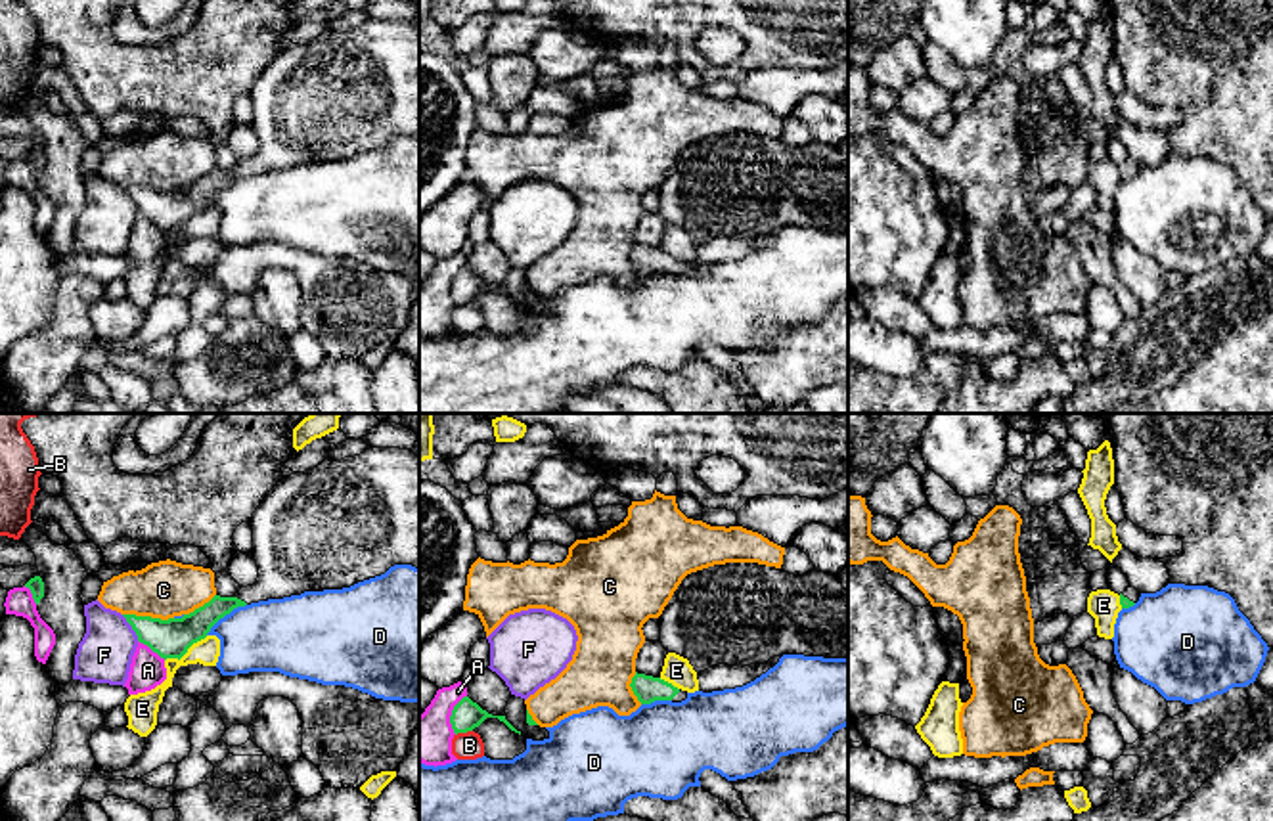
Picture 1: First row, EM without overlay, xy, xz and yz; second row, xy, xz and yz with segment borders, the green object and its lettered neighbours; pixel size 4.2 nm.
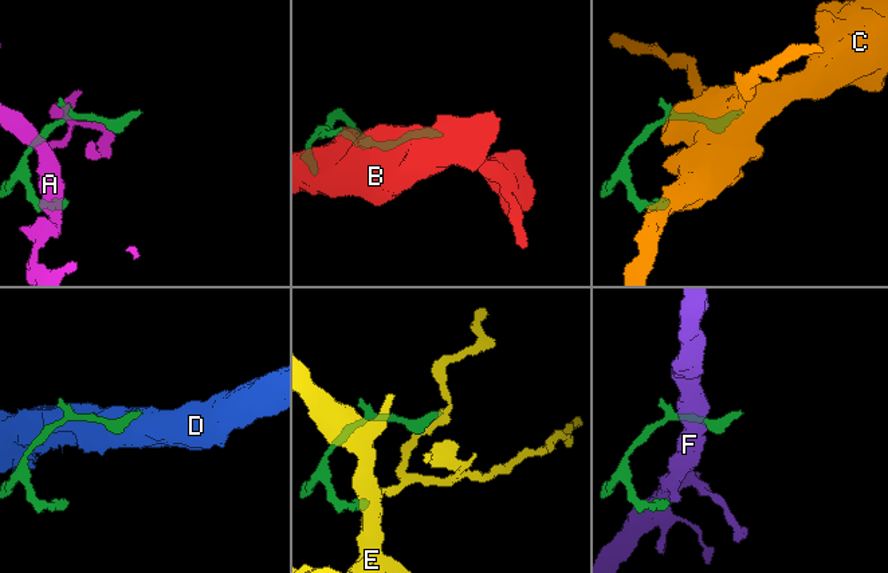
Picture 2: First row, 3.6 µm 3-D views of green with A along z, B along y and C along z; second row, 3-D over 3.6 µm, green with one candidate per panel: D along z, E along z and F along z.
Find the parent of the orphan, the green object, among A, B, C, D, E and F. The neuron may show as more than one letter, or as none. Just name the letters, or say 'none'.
none

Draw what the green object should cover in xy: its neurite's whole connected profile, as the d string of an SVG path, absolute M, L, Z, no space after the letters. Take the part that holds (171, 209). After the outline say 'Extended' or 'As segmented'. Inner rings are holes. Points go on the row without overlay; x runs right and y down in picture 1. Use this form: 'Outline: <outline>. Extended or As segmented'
Outline: M369 19L341 33L281 50L249 90L251 126L258 138L253 157L234 168L214 166L182 189L123 186L161 230L182 230L211 199L237 178L283 170L304 163L343 161L385 145L394 136L419 140L419 29L412 21Z. Extended

